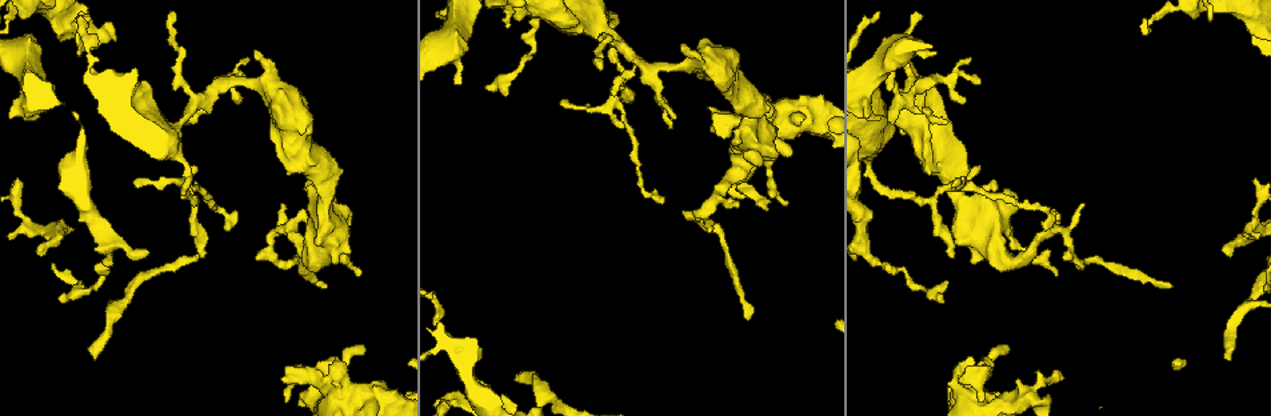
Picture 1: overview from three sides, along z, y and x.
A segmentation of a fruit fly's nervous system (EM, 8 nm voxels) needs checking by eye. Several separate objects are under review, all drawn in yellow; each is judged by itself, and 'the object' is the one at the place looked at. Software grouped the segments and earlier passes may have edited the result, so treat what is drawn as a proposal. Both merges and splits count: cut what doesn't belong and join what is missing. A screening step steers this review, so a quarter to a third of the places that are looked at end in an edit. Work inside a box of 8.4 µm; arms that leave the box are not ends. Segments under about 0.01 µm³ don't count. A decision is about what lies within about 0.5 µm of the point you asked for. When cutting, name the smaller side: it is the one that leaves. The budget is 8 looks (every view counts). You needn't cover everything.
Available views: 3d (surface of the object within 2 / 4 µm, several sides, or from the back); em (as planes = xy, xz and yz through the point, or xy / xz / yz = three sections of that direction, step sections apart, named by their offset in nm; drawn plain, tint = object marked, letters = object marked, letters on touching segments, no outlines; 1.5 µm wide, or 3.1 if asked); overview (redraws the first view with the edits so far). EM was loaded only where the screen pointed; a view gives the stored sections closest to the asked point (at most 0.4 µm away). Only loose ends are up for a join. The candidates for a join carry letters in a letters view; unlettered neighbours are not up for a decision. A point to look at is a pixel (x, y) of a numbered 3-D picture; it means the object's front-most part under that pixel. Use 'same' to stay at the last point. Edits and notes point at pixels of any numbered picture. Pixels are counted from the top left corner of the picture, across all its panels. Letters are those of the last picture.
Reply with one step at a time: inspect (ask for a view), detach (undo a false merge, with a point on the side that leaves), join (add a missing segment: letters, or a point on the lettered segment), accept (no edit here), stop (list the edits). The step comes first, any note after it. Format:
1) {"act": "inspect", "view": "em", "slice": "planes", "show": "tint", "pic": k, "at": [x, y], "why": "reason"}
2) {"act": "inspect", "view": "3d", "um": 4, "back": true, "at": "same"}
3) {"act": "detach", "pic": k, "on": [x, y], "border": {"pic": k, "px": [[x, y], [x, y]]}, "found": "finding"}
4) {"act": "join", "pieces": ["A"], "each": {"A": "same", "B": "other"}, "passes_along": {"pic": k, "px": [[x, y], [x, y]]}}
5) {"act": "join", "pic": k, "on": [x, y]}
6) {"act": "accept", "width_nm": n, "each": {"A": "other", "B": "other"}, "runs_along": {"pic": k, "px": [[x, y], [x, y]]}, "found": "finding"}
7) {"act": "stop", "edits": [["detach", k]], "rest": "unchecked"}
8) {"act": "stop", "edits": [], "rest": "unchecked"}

{"act": "inspect", "view": "em", "slice": "planes", "show": "letters", "pic": 1, "at": [883, 115], "why": "free end"}

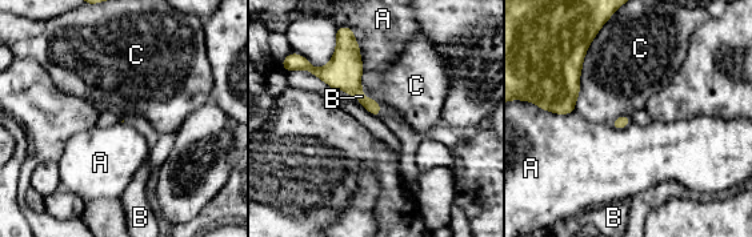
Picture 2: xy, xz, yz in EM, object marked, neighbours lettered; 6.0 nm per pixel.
{"act": "join", "pieces": ["B"], "each": {"A": "other", "B": "same", "C": "other"}, "found": "it goes on there"}

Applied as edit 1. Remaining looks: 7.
{"act": "inspect", "view": "overview"}

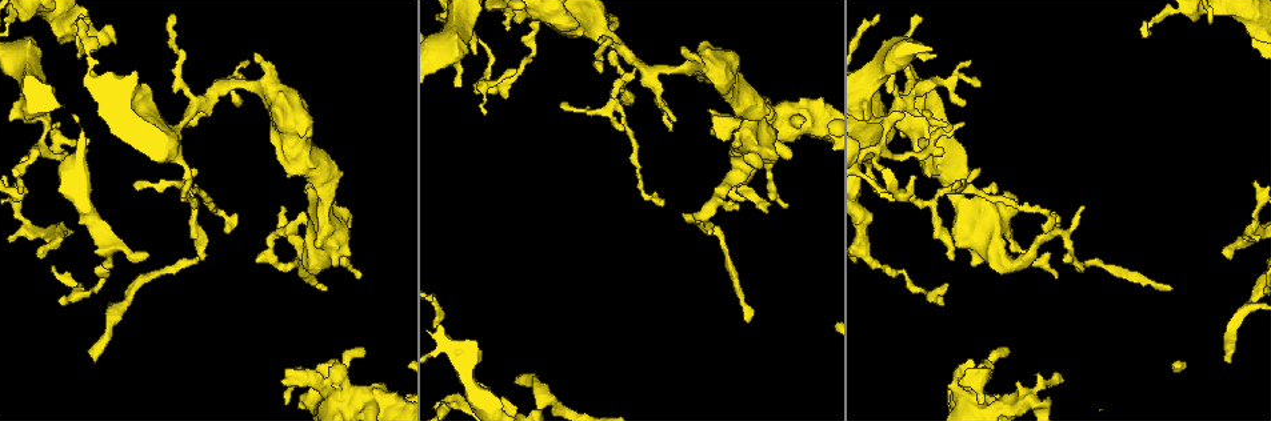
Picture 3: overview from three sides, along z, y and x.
{"act": "inspect", "view": "3d", "um": 2, "back": true, "pic": 3, "at": [1063, 380], "why": "thin end"}

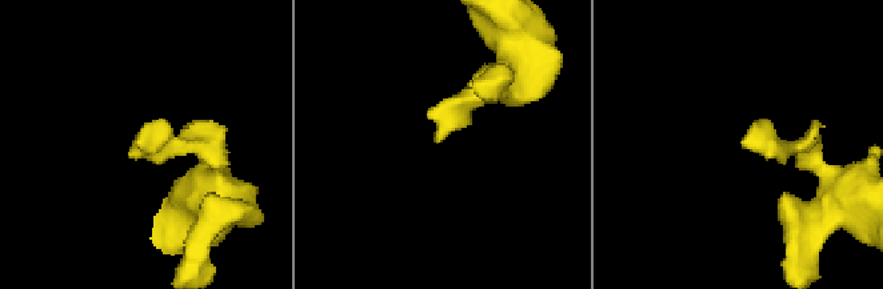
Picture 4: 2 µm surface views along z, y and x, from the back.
{"act": "inspect", "view": "em", "slice": "xz", "step": 8, "show": "letters", "pic": 4, "at": [138, 141], "why": "need the tissue"}

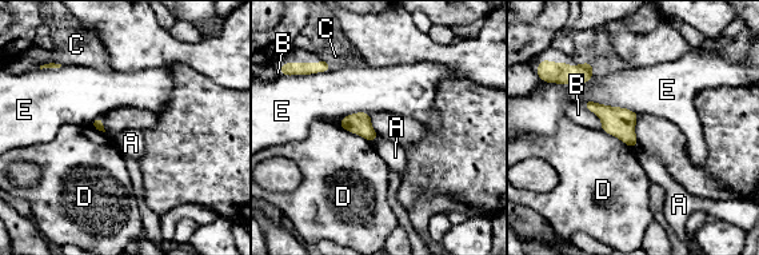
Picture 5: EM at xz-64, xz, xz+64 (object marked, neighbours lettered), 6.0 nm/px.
{"act": "inspect", "view": "em", "slice": "planes", "show": "letters", "at": "same", "why": "another direction"}

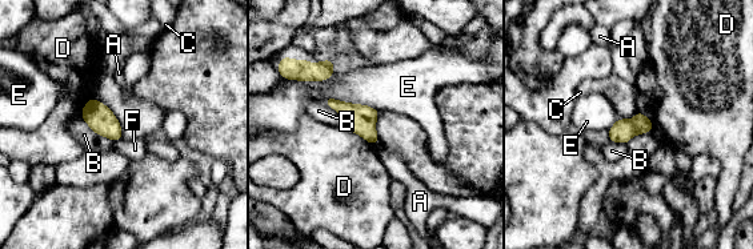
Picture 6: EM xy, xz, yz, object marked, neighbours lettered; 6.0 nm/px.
{"act": "accept", "width_nm": 140, "each": {"A": "other", "B": "other", "C": "other", "D": "other", "E": "other", "F": "other"}, "border": {"pic": 6, "px": [[652, 131], [636, 133], [627, 144]]}, "found": "none of them fits"}

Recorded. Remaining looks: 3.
{"act": "inspect", "view": "em", "slice": "xy", "step": 4, "show": "letters", "pic": 3, "at": [965, 365], "why": "free end"}

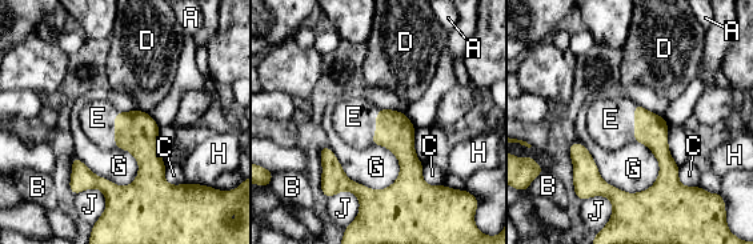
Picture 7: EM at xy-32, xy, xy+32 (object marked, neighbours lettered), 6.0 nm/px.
{"act": "inspect", "view": "em", "slice": "planes", "show": "letters", "at": "same"}

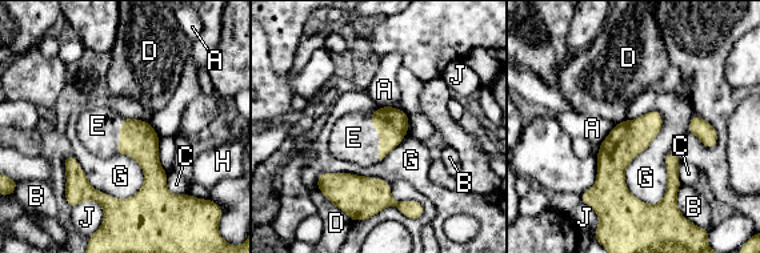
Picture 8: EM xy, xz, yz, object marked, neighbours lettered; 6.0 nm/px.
{"act": "join", "pieces": ["E"], "longest_contact_nm": ["G", 600], "each": {"A": "other", "B": "other", "C": "other", "D": "other", "E": "same", "G": "other", "H": "other", "J": "other"}, "passes_along": {"pic": 8, "px": [[392, 124], [379, 137], [354, 137]]}, "found": "the neuron continues"}

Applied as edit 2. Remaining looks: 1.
{"act": "stop", "edits": [["join", 2], ["join", 8]], "rest": "unchecked"}

